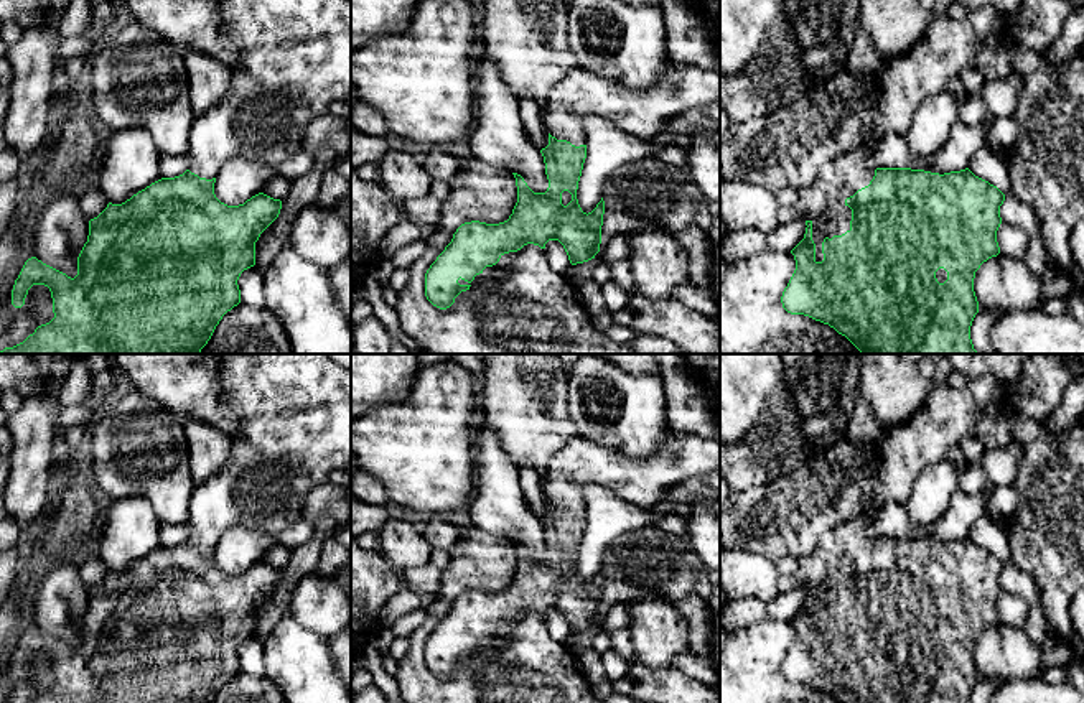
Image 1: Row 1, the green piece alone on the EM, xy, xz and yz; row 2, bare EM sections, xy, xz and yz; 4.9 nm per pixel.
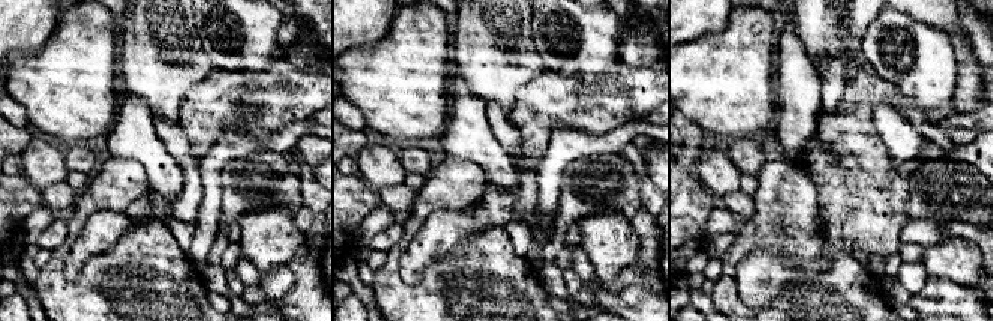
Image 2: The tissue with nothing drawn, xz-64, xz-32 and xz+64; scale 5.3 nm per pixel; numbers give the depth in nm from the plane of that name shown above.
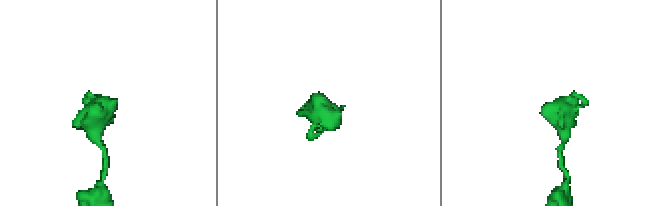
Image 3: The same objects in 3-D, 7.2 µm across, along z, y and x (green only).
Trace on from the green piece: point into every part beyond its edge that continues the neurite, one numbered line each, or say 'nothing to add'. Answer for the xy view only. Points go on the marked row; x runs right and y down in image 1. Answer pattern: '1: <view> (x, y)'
1: xy (294, 61)

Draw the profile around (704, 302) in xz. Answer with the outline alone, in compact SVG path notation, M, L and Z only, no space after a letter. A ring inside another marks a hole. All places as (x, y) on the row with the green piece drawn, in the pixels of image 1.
M690 282L674 290L669 300L680 301L685 306L708 316L720 319L720 303L715 300L710 290L700 290Z

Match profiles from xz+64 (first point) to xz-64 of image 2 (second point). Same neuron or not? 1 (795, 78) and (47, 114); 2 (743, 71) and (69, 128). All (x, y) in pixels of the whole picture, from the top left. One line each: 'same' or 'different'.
1: different
2: same

